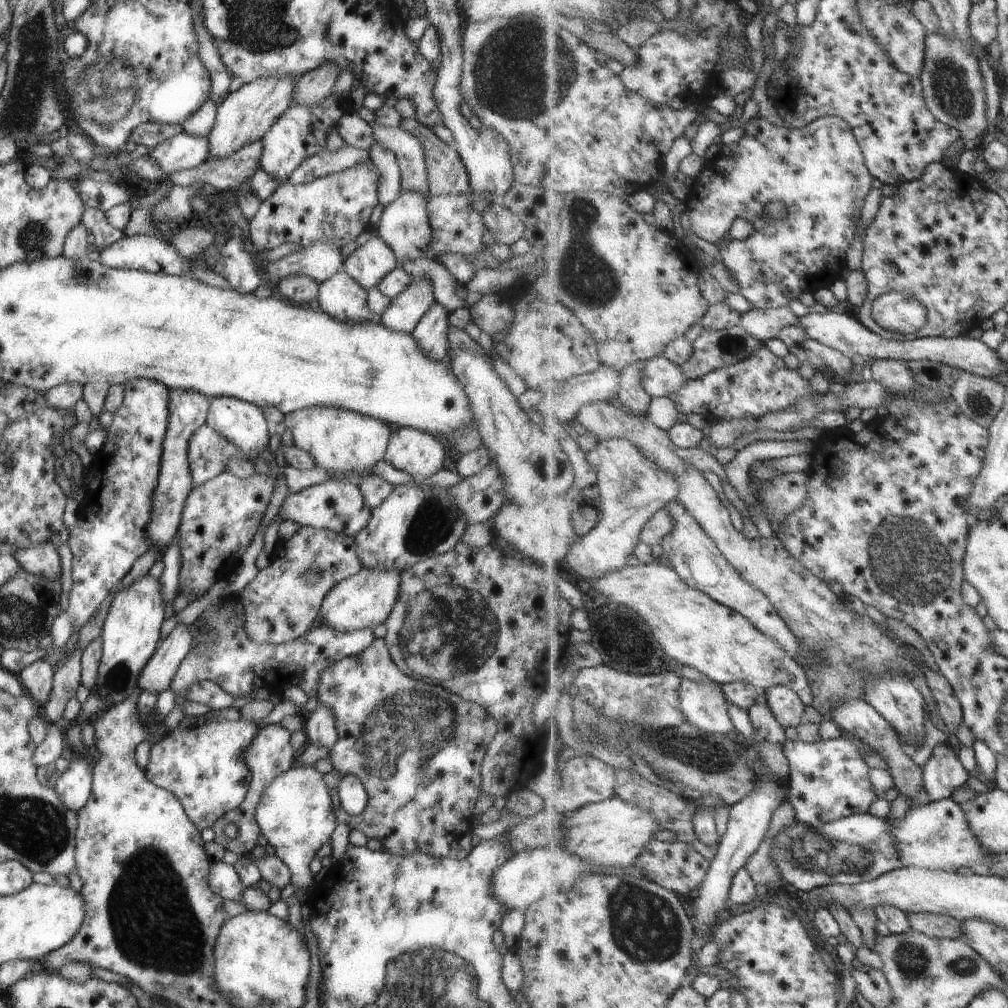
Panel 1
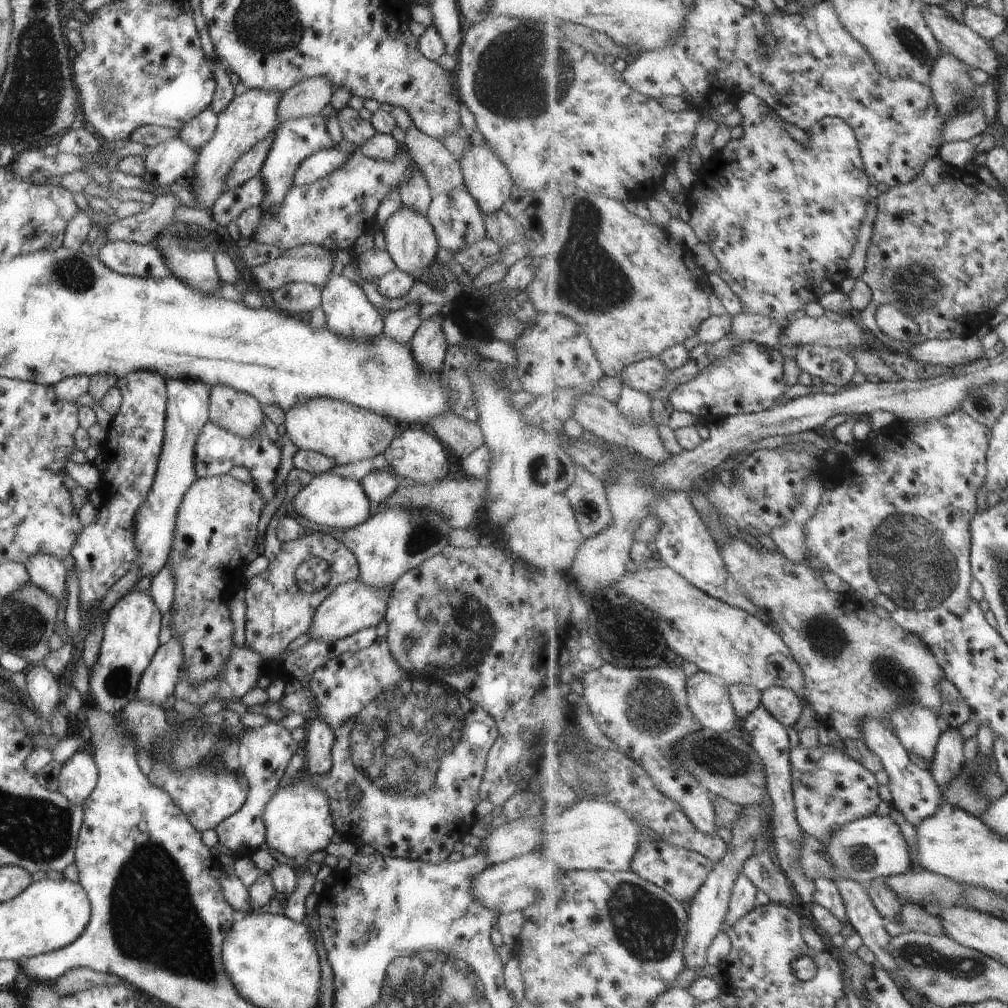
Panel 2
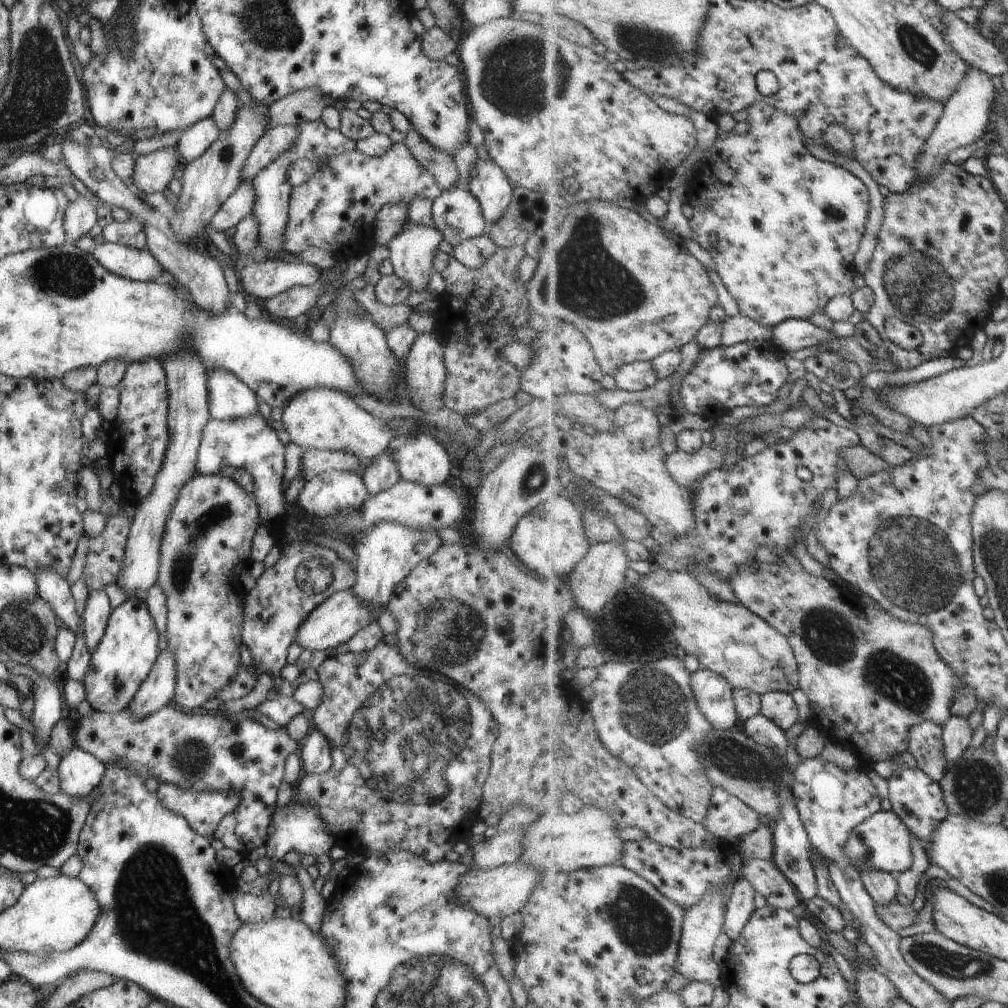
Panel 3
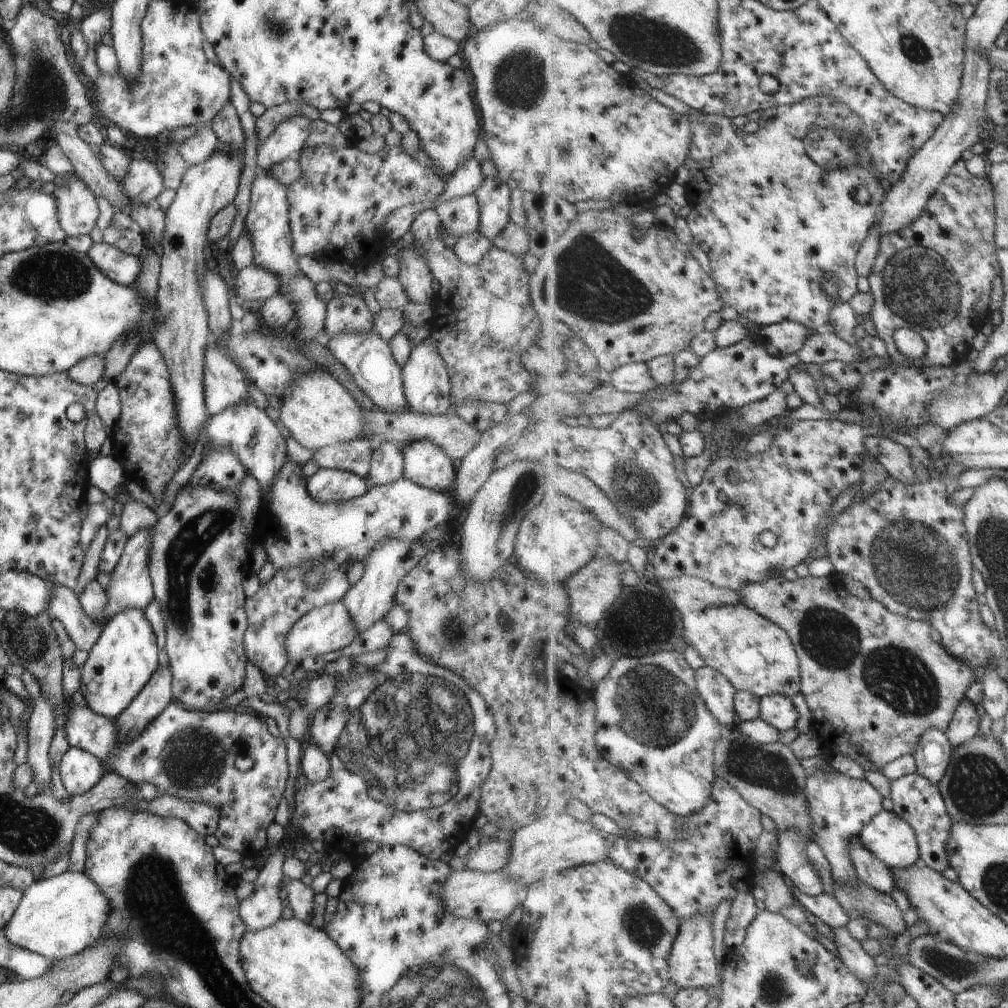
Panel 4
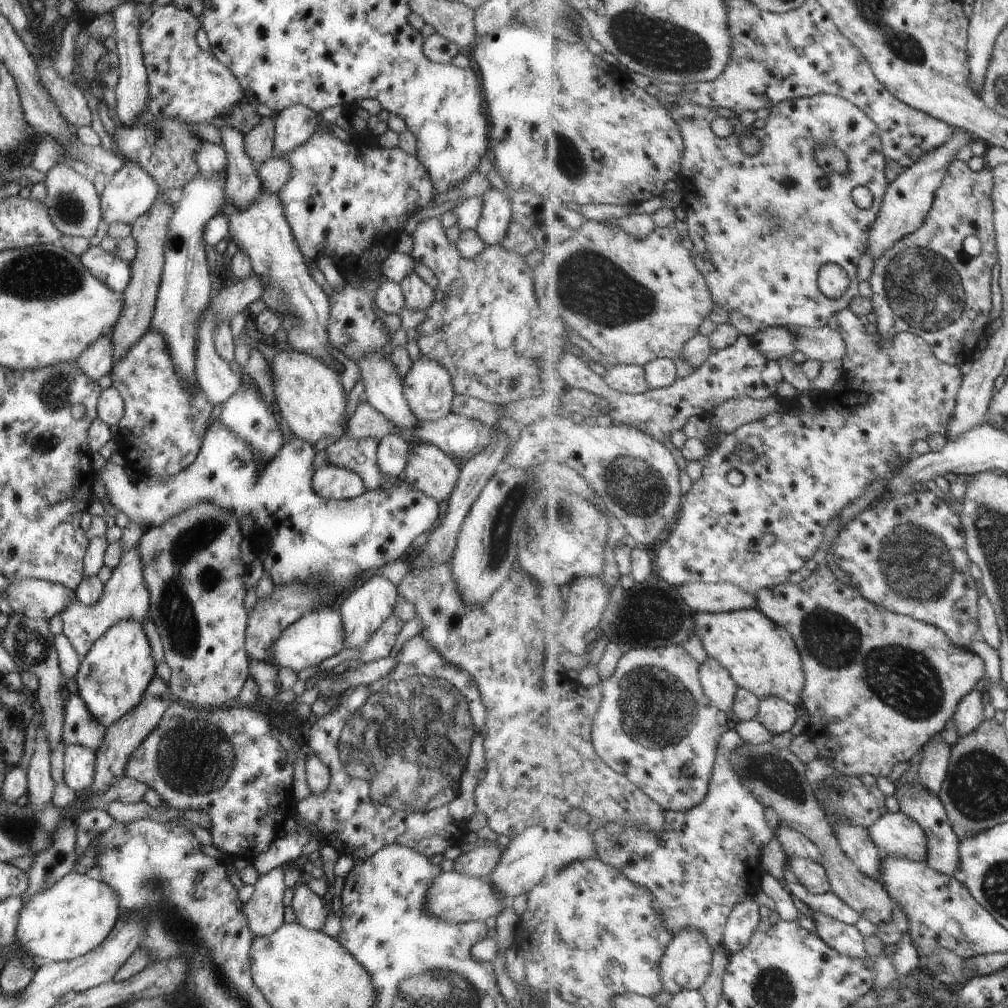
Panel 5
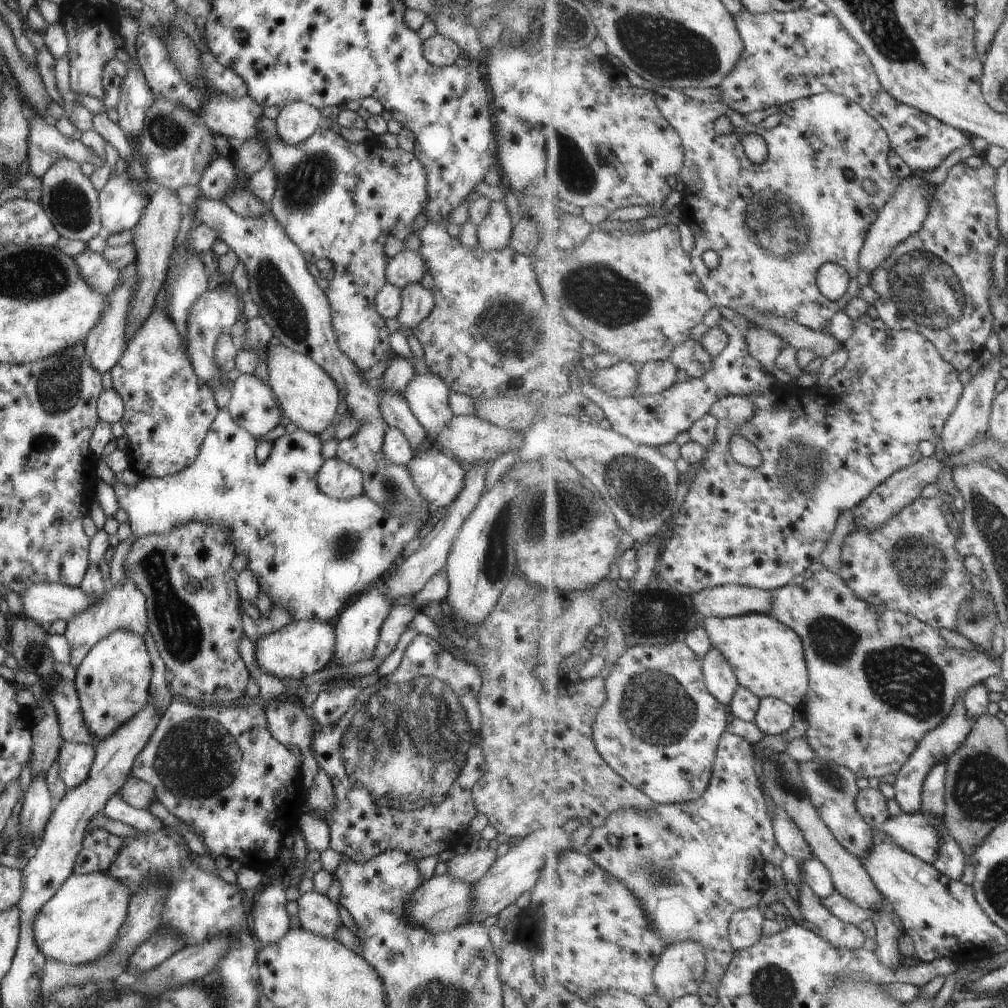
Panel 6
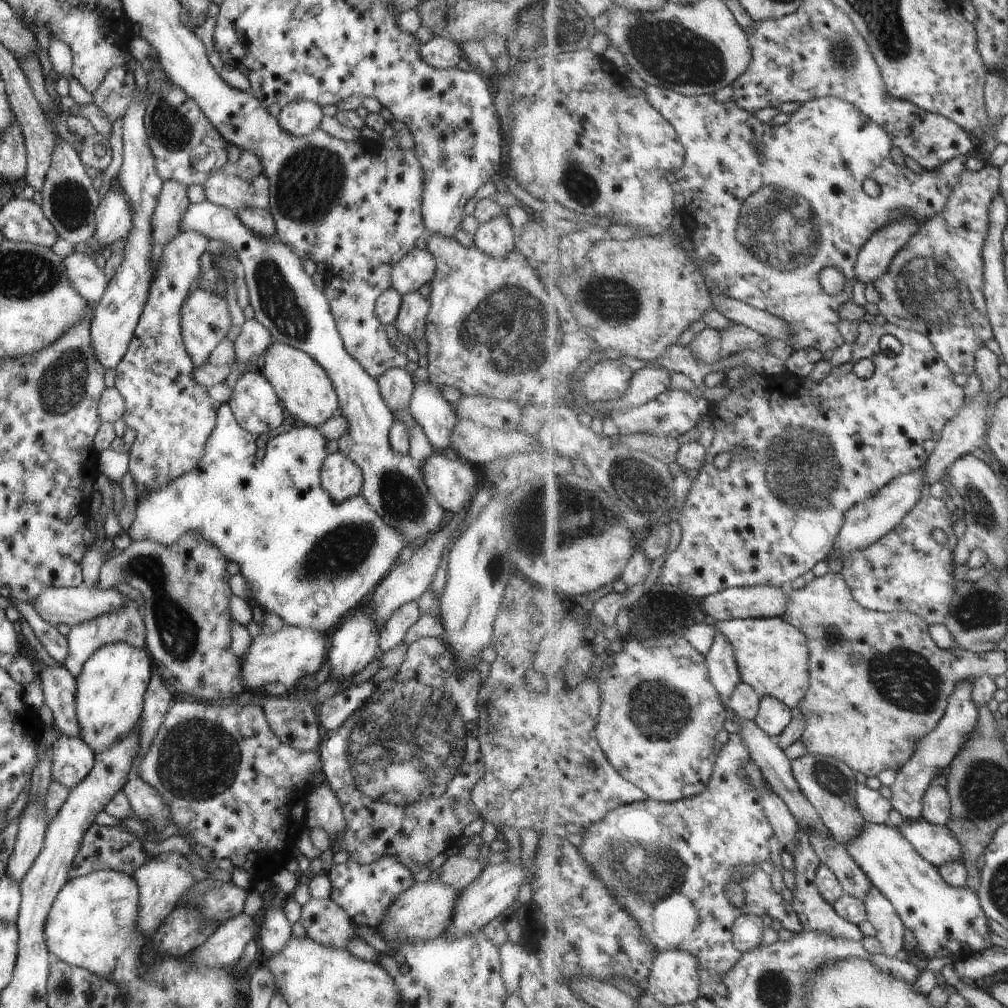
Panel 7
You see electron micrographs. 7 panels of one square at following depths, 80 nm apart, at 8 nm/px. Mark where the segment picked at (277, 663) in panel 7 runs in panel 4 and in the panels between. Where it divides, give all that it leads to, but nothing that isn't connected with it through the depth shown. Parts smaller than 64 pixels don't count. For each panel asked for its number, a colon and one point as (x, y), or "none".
4: (327, 628)
5: (315, 635)
6: (298, 648)

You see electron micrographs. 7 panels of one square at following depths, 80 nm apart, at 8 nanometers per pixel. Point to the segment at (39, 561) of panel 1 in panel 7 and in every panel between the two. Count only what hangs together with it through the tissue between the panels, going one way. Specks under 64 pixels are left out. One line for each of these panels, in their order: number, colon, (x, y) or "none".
2: (47, 573)
3: (55, 591)
4: (83, 631)
5: (124, 596)
6: (123, 607)
7: (125, 625)

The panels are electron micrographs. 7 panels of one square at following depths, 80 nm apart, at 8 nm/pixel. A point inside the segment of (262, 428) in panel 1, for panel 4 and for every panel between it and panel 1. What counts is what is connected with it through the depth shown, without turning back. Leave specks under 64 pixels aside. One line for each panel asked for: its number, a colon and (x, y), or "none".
2: (239, 413)
3: (228, 398)
4: (223, 383)

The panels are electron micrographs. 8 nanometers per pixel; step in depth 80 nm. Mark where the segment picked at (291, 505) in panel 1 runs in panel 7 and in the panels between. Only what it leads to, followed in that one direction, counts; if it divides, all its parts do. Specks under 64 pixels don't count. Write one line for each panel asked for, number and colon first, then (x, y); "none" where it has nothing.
2: (331, 500)
3: (330, 491)
4: (326, 485)
5: (329, 481)
6: (337, 479)
7: (339, 476)

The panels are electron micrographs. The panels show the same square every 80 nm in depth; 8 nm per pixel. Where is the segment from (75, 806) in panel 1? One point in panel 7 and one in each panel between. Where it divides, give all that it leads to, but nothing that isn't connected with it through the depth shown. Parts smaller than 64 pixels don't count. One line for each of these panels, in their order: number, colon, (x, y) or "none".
2: (77, 776)
3: (79, 772)
4: (79, 770)
5: (78, 761)
6: (73, 760)
7: (71, 758)

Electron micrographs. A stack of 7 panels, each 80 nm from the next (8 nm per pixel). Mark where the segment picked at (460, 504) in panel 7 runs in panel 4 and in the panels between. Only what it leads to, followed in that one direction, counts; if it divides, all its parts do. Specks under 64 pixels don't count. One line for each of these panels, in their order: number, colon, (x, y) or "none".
4: (426, 465)
5: (428, 469)
6: (439, 478)

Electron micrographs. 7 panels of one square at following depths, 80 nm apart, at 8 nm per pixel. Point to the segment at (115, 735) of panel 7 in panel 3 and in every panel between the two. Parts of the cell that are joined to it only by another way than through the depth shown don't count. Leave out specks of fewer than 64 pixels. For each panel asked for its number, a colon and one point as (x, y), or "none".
3: (119, 662)
4: (121, 660)
5: (110, 679)
6: (111, 682)

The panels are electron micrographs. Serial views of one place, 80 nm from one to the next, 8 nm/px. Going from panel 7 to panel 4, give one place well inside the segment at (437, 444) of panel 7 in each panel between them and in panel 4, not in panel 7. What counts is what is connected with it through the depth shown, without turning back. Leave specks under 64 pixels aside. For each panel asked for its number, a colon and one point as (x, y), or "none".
4: (425, 381)
5: (426, 387)
6: (427, 395)

